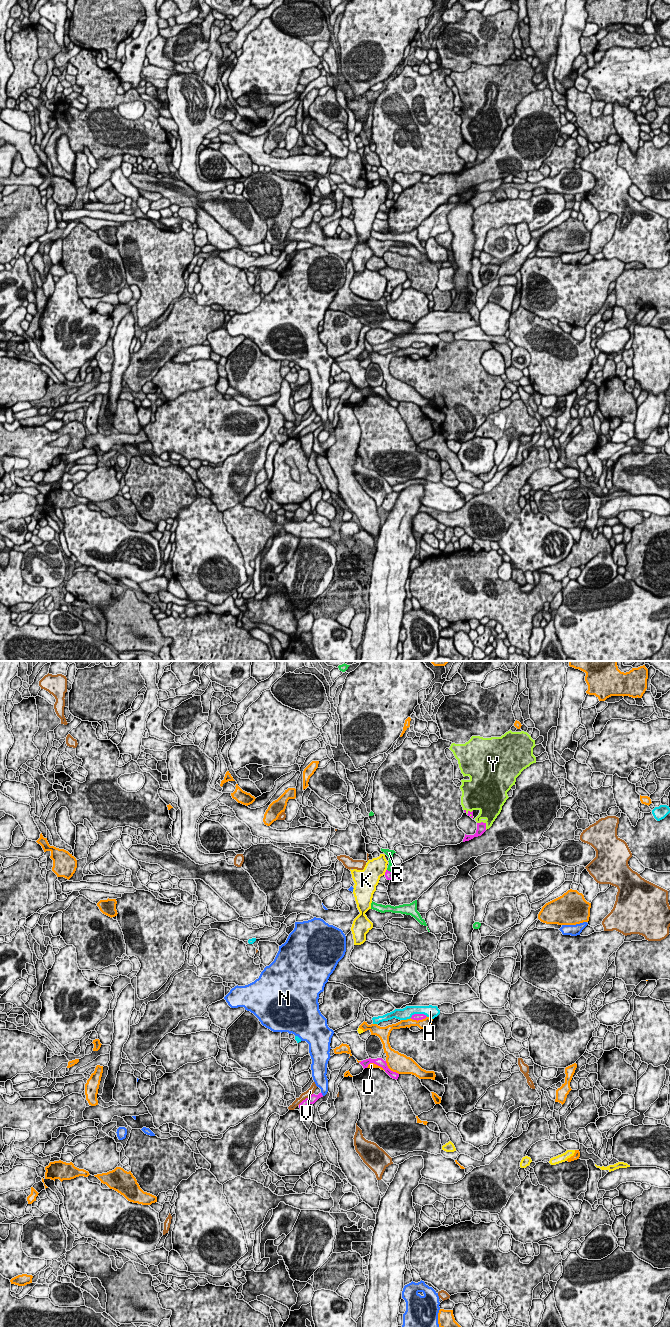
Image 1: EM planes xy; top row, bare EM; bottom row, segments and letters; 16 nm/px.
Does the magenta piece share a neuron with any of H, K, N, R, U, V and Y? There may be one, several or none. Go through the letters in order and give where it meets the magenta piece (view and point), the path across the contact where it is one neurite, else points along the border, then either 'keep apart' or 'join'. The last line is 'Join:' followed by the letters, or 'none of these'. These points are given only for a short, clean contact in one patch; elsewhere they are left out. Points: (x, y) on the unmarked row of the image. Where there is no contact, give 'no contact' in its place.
H: meets magenta in xy at (418, 342); border along xy (427, 344), (413, 342), (410, 345); keep apart
K: meets magenta in xy at (385, 200); keep apart
N: meets magenta in xy at (321, 422); keep apart
R: meets magenta in xy at (389, 199); keep apart
U: meets magenta in xy at (389, 397); keep apart
V: meets magenta in xy at (306, 426); keep apart
Y: meets magenta in xy at (484, 151); join
Join: Y

